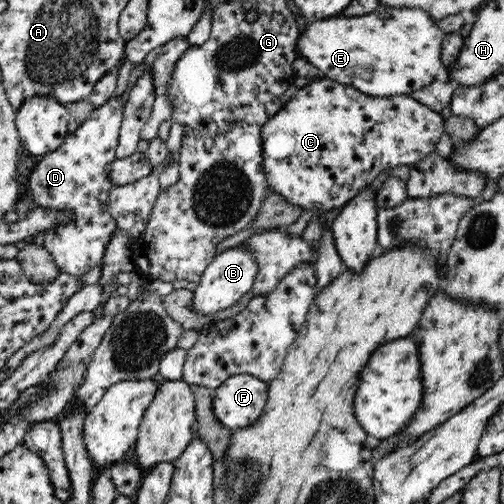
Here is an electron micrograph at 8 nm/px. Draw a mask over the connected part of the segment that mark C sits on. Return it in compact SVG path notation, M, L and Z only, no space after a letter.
M321 77L312 80L310 83L293 89L285 100L285 106L281 108L273 117L268 119L261 128L263 168L265 168L267 182L274 193L281 194L288 202L297 204L303 210L318 206L320 210L330 210L330 208L339 208L352 200L361 190L372 185L374 179L382 172L392 170L397 166L408 166L420 162L426 155L435 153L435 147L444 134L444 119L441 113L430 109L428 105L418 102L410 95L396 95L391 97L375 97L358 90L352 86L343 85L335 80Z

